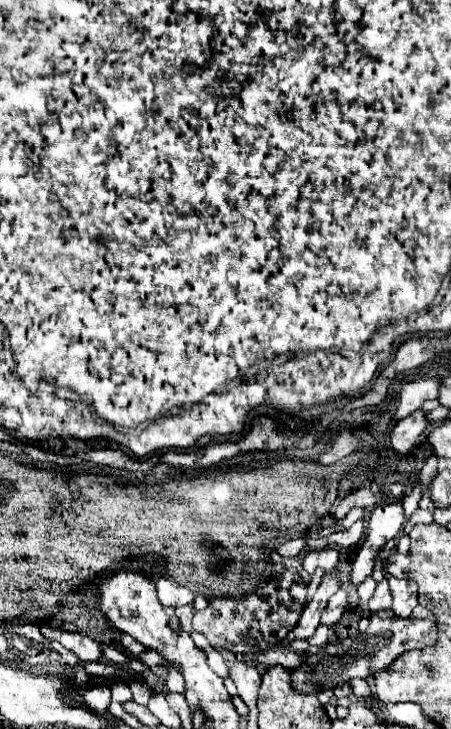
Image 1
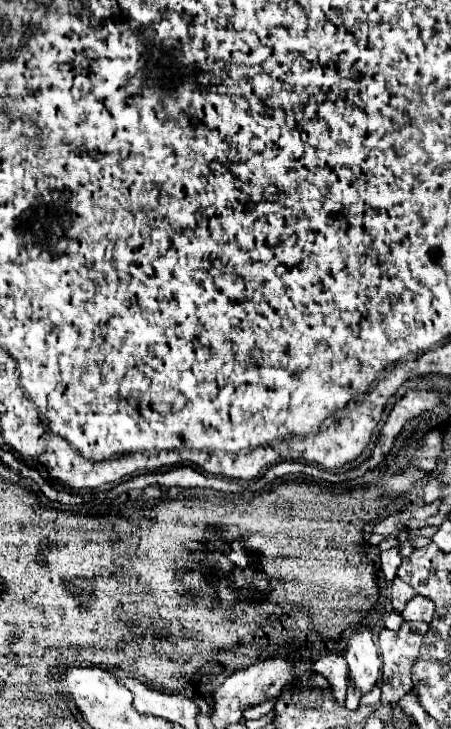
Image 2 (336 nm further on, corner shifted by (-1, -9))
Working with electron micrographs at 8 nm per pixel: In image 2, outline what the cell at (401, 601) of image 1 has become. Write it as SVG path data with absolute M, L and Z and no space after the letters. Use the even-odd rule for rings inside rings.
M414 596L410 604L406 604L402 618L408 622L430 622L434 614L434 602L424 596Z

